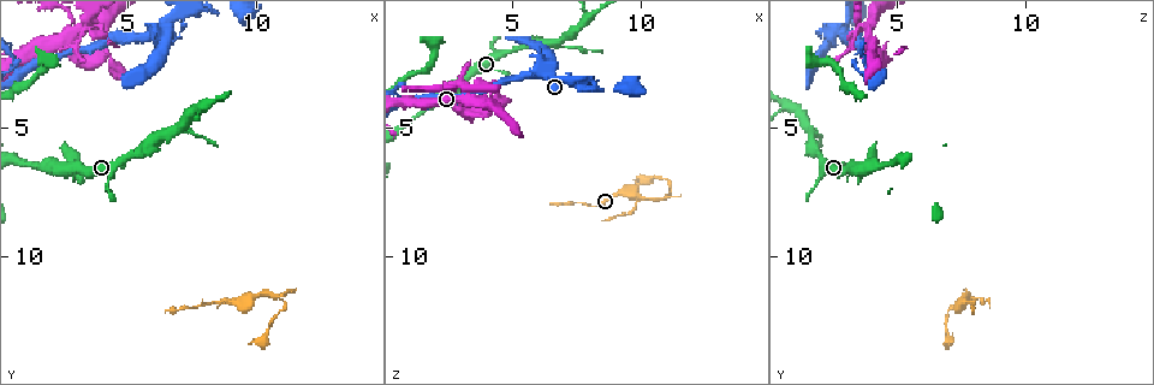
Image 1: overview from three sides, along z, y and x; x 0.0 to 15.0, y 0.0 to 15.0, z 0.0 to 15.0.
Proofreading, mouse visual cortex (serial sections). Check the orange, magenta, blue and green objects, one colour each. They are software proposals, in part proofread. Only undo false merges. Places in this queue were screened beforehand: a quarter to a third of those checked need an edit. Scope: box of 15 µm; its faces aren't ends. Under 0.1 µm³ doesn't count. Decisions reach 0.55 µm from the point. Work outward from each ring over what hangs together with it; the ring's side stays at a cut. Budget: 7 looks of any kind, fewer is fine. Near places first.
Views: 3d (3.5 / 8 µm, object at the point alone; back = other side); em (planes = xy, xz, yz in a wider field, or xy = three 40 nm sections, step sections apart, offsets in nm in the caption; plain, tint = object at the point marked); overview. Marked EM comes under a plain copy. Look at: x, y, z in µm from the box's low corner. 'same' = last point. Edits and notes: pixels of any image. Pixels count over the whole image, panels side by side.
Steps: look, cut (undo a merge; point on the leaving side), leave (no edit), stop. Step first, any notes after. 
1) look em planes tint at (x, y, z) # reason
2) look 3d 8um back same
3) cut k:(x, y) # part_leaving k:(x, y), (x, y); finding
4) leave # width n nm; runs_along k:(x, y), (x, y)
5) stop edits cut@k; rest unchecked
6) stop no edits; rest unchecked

look 3d 3.5um at (10.1, 11.5, 7.6) # sudden change in width

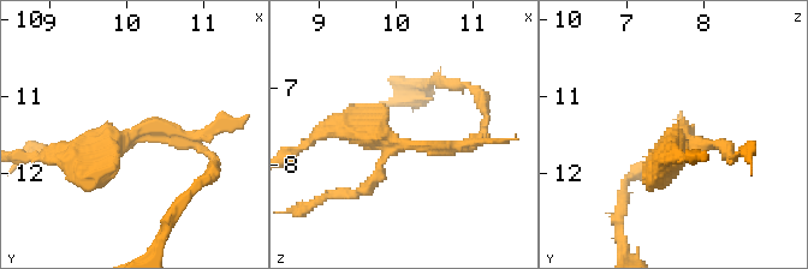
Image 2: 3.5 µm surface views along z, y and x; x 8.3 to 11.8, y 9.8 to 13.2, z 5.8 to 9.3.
look em xy step 1 tint at (10.15, 11.40, 7.75) # shape alone is not enough

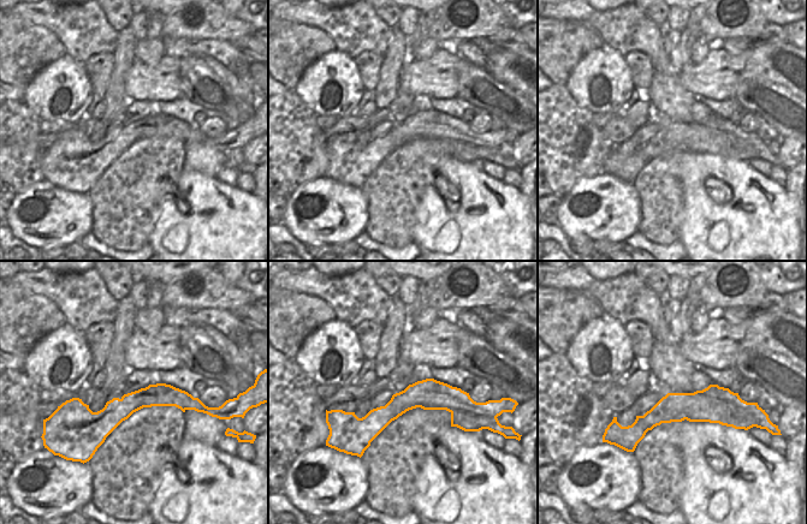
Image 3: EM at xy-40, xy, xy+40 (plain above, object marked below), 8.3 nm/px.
cut 2:(483, 109) # border 3:(419, 406), (457, 406), (474, 414); a second cell is stuck on

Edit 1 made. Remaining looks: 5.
look overview

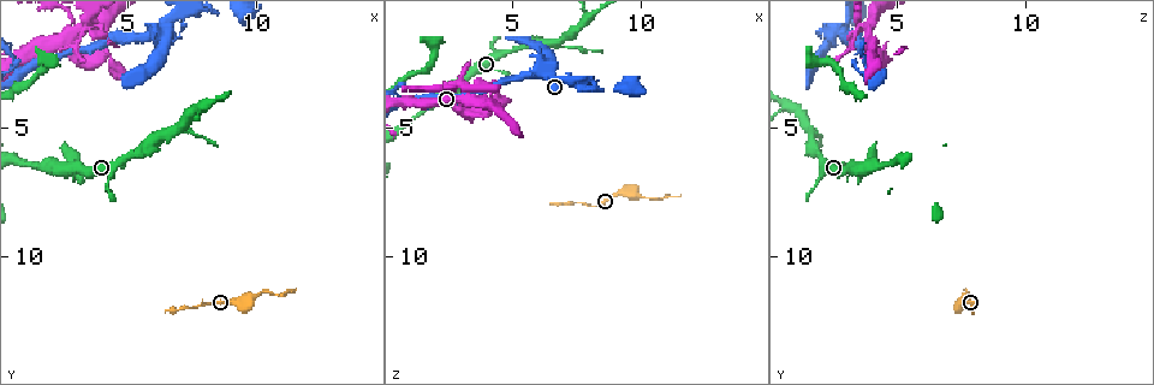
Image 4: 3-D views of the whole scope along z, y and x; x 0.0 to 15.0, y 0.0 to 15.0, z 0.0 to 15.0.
look 3d 8um at (3.2, 1.0, 3.8) # two arms at a narrow angle

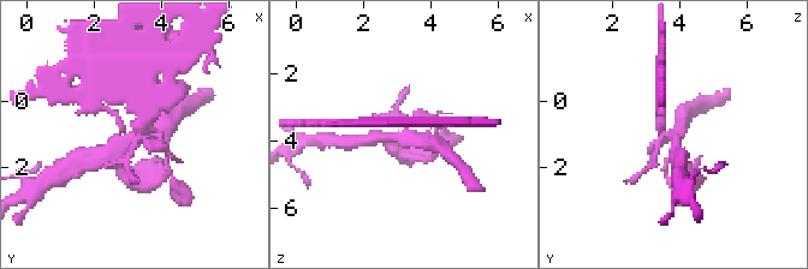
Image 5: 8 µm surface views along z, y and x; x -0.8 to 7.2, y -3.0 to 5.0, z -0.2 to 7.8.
look 3d 3.5um at (3.3, 1.2, 3.8) # zoom in

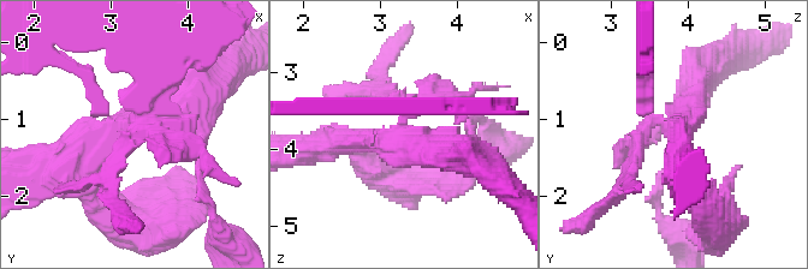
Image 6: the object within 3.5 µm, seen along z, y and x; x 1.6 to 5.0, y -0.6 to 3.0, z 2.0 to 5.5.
look em planes tint at (3.30, 1.05, 3.85)

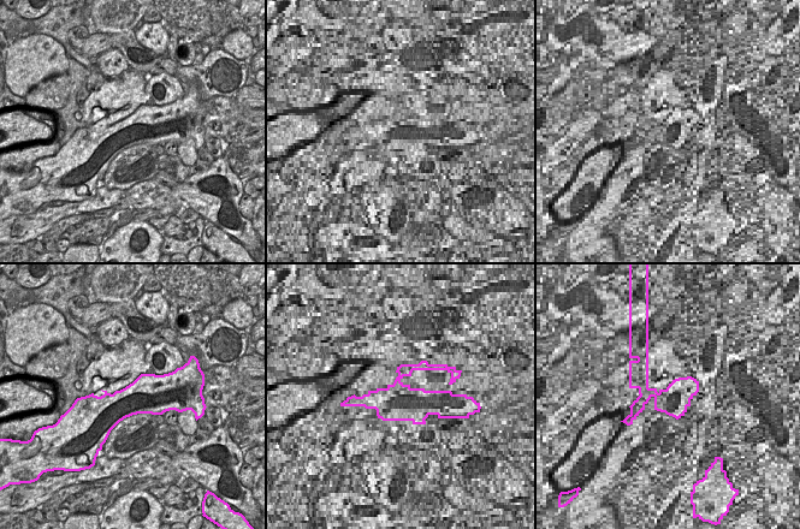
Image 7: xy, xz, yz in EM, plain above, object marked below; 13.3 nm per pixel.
cut 6:(648, 107) # part_leaving 6:(649, 121), (647, 51), (643, 43); a second cell is stuck on

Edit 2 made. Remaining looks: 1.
stop edits cut@2, cut@6; rest unchecked

